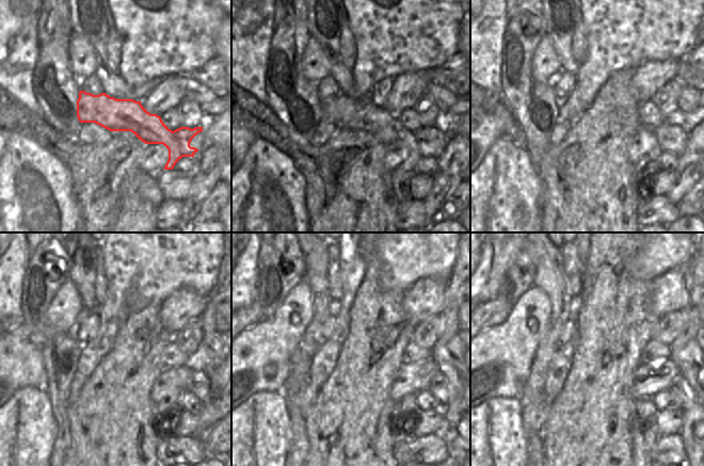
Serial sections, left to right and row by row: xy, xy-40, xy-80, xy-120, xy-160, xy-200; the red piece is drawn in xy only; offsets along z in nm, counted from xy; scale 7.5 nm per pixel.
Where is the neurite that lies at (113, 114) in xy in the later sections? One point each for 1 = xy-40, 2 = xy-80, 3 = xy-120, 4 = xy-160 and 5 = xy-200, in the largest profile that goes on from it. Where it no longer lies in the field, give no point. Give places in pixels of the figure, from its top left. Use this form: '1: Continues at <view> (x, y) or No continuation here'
1: Continues at xy-40 (347, 112)
2: Continues at xy-80 (649, 164)
3: Continues at xy-120 (171, 402)
4: Continues at xy-160 (408, 405)
5: Continues at xy-200 (642, 433).

